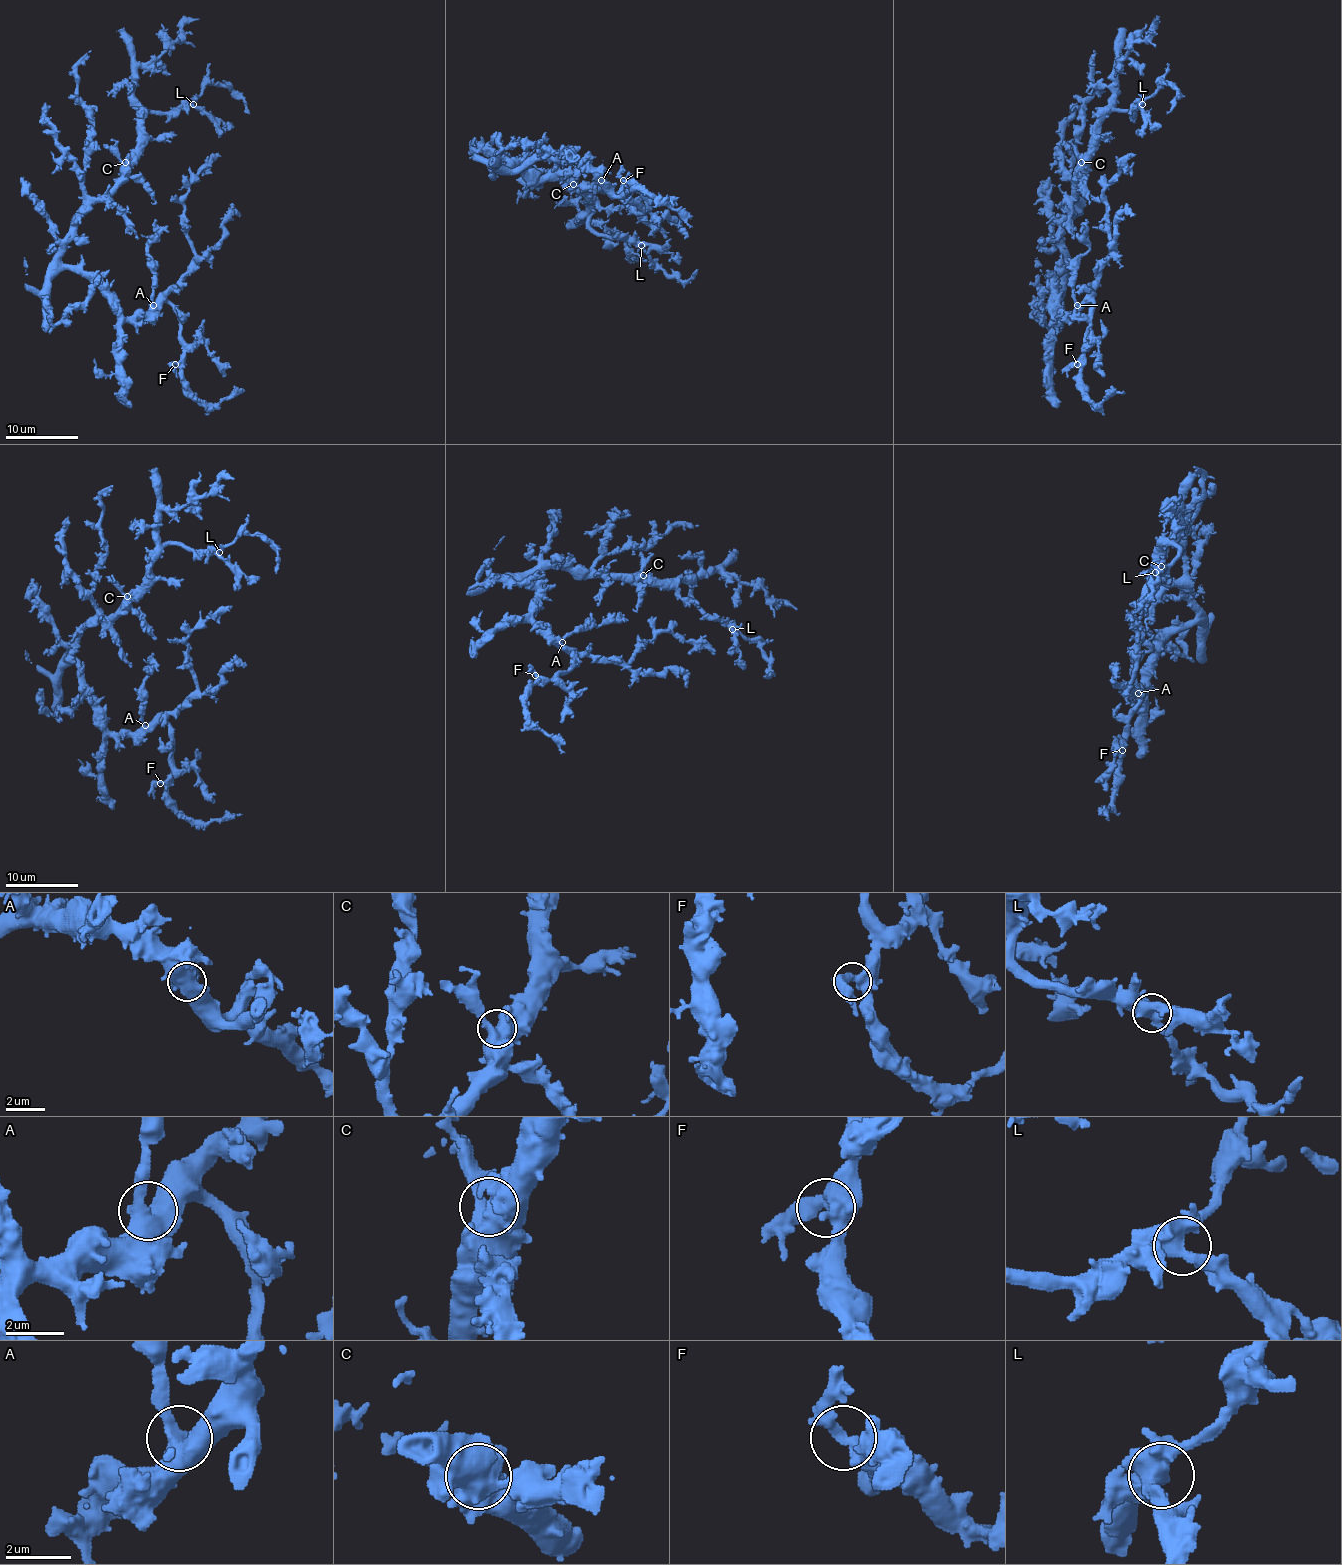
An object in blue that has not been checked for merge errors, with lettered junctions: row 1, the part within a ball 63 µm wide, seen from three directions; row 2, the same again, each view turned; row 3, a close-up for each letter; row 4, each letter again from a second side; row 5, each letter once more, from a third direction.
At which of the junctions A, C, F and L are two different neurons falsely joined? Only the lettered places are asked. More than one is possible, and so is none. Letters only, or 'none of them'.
none of them

